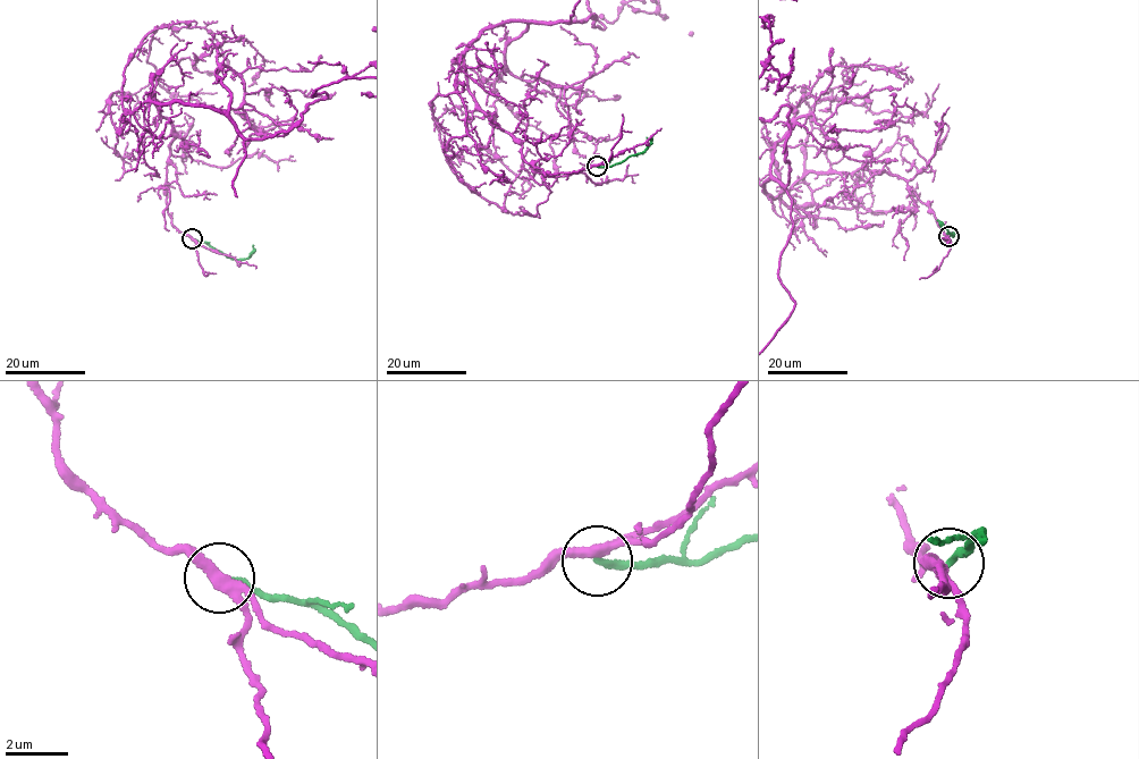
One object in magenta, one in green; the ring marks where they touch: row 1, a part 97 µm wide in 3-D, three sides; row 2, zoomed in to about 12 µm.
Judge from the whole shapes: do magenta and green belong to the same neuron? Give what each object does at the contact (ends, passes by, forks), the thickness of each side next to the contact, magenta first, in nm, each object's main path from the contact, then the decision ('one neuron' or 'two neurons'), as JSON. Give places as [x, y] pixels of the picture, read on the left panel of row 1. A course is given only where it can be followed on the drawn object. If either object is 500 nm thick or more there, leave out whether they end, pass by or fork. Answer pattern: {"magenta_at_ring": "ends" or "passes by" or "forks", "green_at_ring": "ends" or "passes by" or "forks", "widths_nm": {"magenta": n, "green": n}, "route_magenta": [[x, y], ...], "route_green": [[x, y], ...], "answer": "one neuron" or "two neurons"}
{"magenta_at_ring": "passes by", "green_at_ring": "ends", "widths_nm": {"magenta": 360, "green": 200}, "route_green": [[192, 239], [236, 259], [252, 254], [252, 245]], "answer": "two neurons"}

